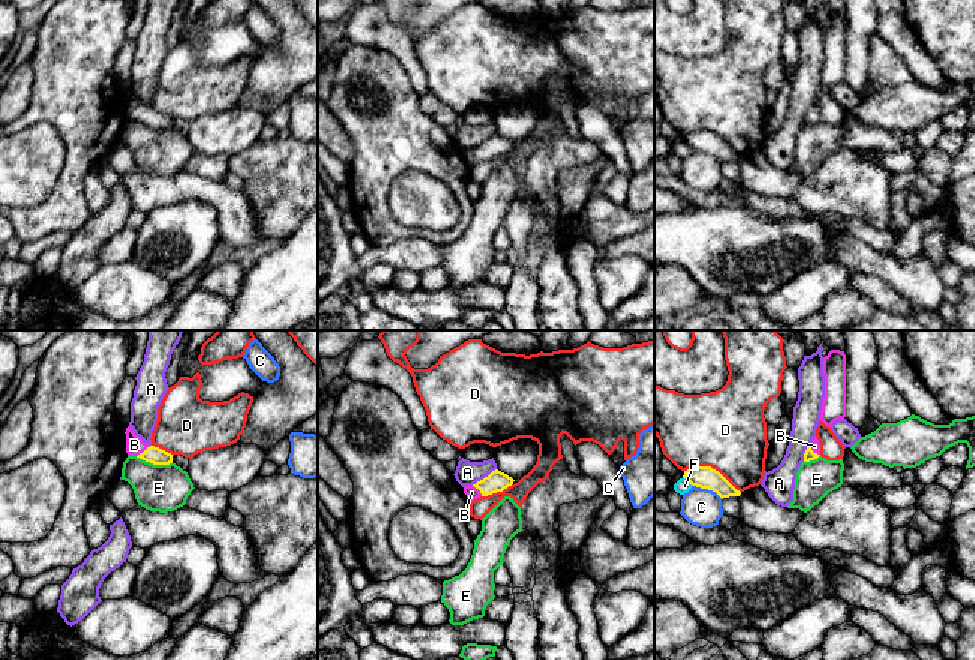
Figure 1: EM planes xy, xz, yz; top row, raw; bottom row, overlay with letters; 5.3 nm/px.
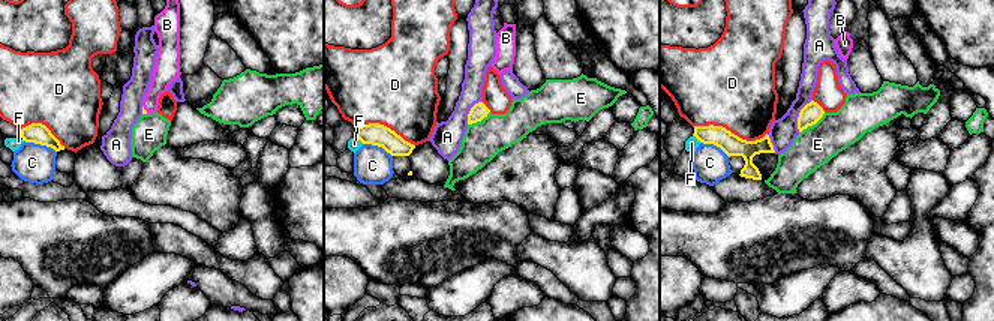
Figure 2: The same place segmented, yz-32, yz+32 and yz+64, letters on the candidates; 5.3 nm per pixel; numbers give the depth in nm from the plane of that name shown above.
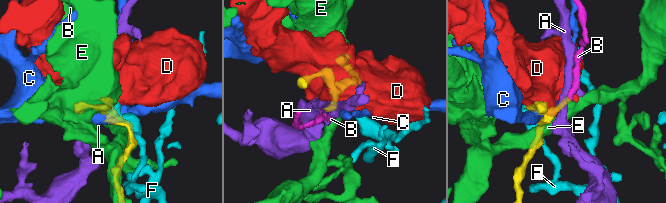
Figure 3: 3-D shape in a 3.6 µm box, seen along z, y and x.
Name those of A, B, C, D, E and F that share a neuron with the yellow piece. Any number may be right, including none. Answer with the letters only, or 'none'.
B

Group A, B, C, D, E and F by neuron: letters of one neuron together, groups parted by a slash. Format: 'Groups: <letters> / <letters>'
Groups: A / B / C / D / E / F

